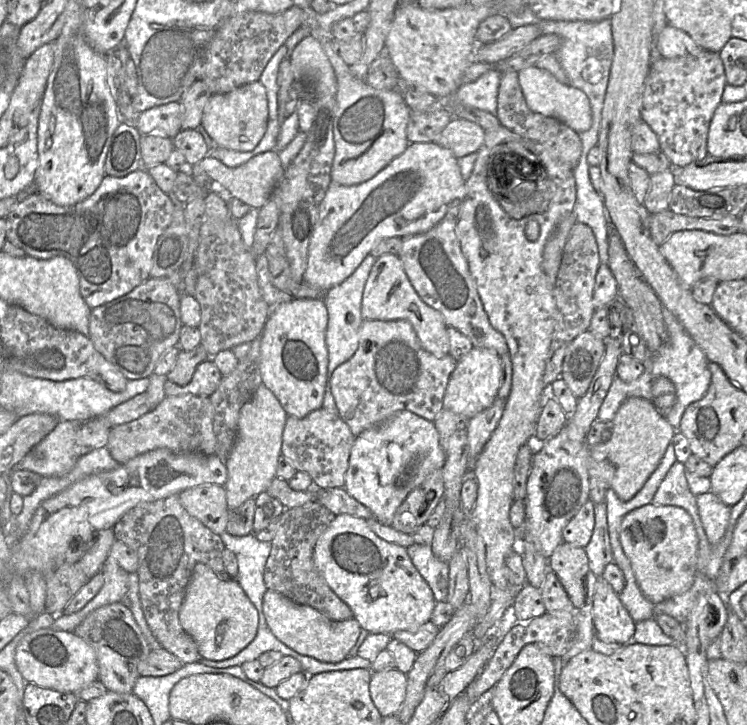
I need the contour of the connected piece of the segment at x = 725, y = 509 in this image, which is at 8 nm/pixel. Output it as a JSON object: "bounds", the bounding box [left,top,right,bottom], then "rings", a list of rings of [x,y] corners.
{"bounds":[696,491,731,545],"rings":[[[710,491],[697,495],[696,502],[708,541],[714,545],[722,539],[727,530],[731,507]]]}

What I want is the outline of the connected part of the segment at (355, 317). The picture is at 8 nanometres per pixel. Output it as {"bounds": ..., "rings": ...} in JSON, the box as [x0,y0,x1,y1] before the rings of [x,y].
{"bounds":[322,253,376,413],"rings":[[[369,253],[348,278],[340,284],[337,284],[327,290],[323,296],[328,311],[328,324],[326,329],[328,367],[327,384],[322,407],[333,413],[338,413],[338,409],[331,391],[330,376],[340,364],[349,360],[358,348],[359,330],[364,320],[361,313],[363,291],[371,268],[376,259],[376,257]]]}

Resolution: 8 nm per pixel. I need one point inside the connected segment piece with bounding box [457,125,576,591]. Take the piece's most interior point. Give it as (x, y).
(517, 296)

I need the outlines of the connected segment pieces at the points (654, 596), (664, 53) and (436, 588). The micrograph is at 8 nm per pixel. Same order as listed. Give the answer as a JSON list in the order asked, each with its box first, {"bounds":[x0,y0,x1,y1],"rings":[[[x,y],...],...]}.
[{"bounds":[619,503,699,604],"rings":[[[653,503],[637,508],[623,518],[619,537],[638,586],[651,603],[659,604],[691,588],[699,539],[692,517],[684,508]]]},{"bounds":[654,24,703,59],"rings":[[[669,24],[655,38],[654,48],[660,57],[667,59],[697,56],[703,51],[686,32]]]},{"bounds":[407,543,449,602],"rings":[[[414,543],[407,553],[421,576],[431,588],[437,602],[447,602],[449,586],[449,563],[438,559],[431,545]]]}]

